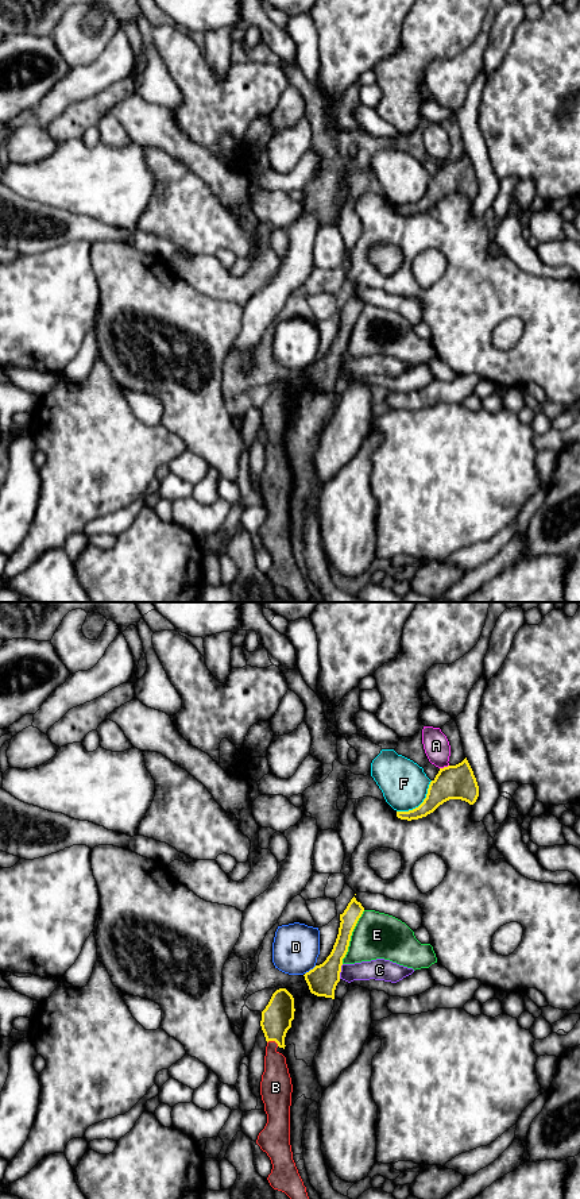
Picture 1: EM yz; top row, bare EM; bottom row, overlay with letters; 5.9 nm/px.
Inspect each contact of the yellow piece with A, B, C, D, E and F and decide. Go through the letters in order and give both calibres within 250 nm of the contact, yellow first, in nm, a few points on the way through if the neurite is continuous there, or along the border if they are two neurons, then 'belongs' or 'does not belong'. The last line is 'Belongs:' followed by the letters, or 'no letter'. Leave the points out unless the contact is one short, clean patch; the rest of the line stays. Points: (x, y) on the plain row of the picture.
A: 200 nm thick on the yellow side, 150 nm on the other; border along yz (448, 160), (440, 164); does not belong
B: 180 nm thick on the yellow side, 180 nm on the other; runs through yz (277, 412), (273, 435), (275, 477); belongs
C: 180 nm thick on the yellow side, 130 nm on the other; does not belong
D: 180 nm thick on the yellow side, 280 nm on the other; border along yz (316, 361), (305, 369); does not belong
E: 140 nm thick on the yellow side, 280 nm on the other; does not belong
F: 200 nm thick on the yellow side, 280 nm on the other; does not belong
Belongs: B

